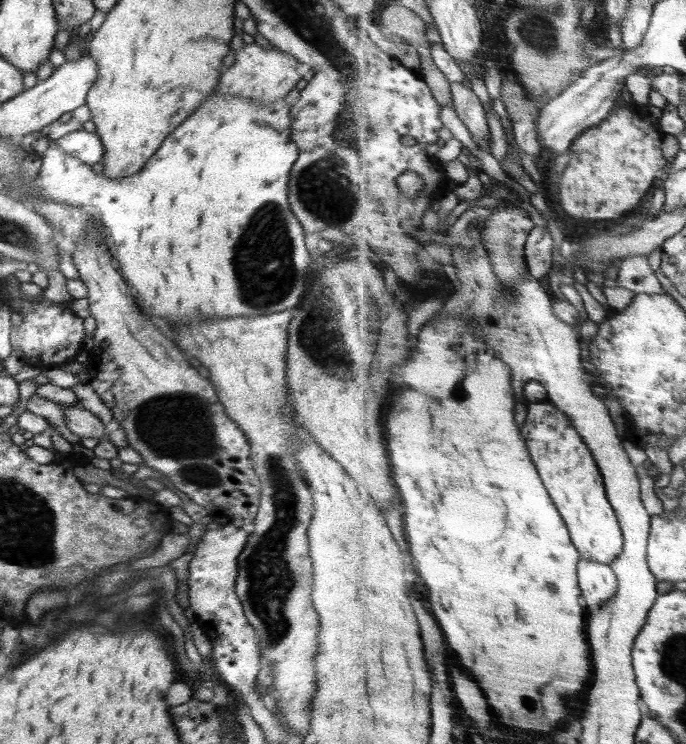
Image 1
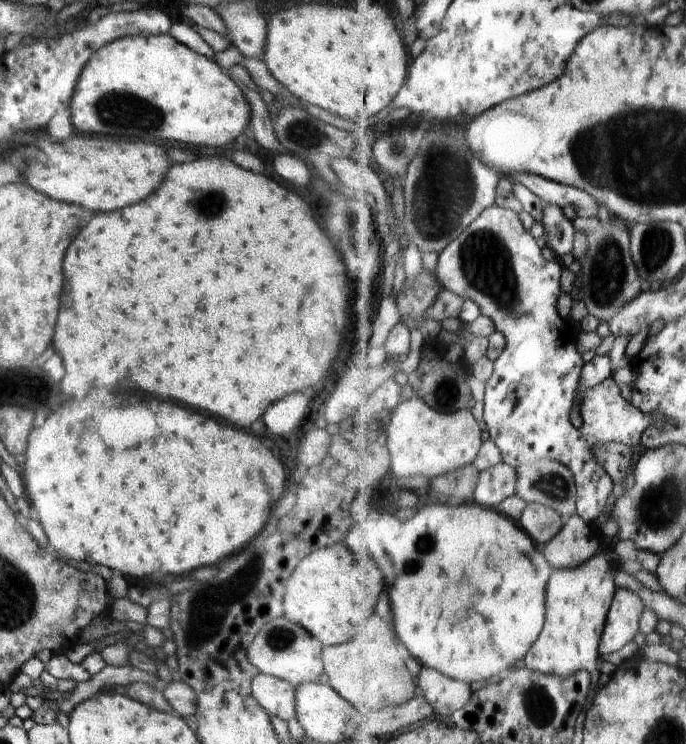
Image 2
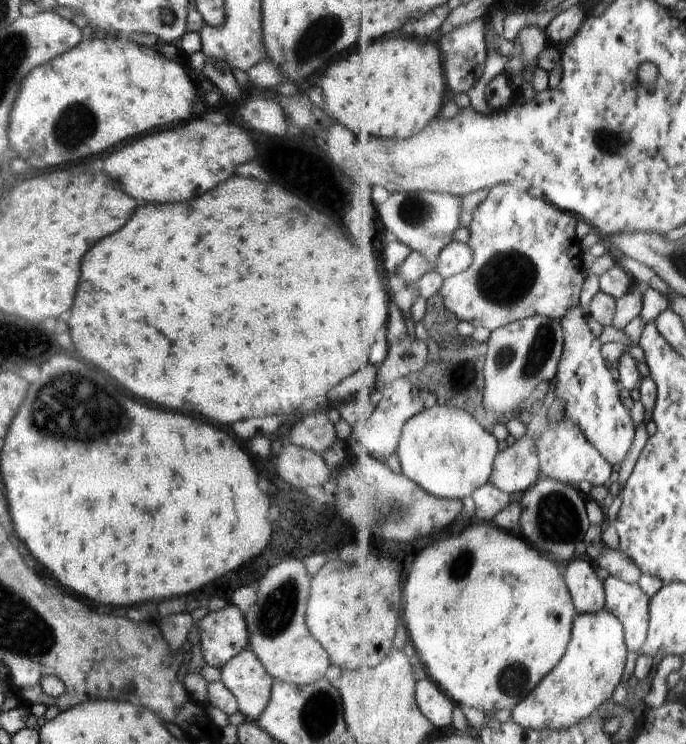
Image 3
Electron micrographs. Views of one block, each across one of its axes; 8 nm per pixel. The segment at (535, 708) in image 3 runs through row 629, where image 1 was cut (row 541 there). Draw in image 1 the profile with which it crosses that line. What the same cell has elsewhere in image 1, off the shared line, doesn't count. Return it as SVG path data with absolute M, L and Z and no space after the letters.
M546 399L532 403L528 410L530 418L524 426L524 436L528 436L530 448L534 448L532 454L540 475L567 520L581 556L614 564L624 554L624 530L616 508L608 497L607 483L592 449L580 435L579 428L568 417L568 413L553 401Z

